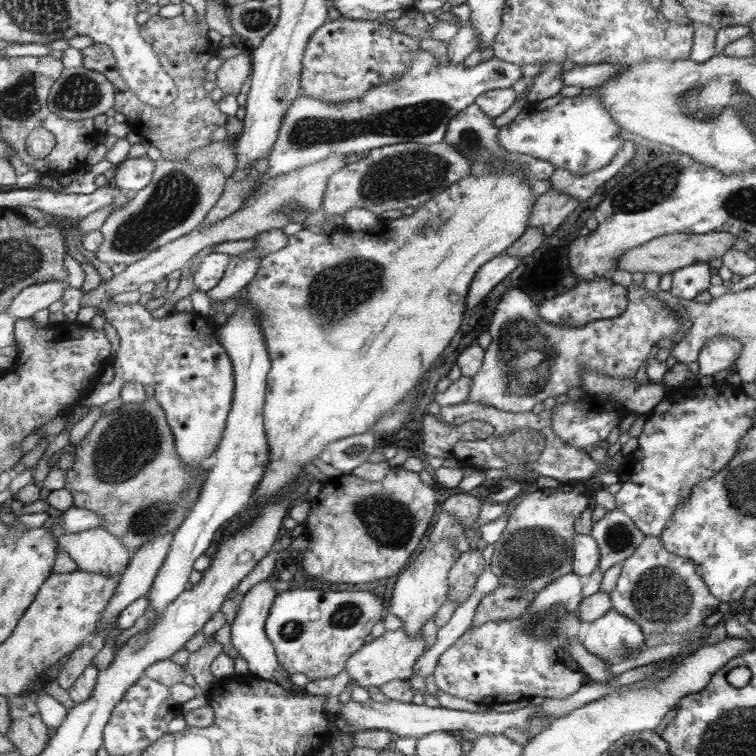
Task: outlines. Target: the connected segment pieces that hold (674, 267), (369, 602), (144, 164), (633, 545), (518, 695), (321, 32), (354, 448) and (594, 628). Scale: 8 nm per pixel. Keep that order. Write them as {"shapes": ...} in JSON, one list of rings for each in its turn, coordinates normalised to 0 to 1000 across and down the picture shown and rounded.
{"shapes":[[[[939,307],[934,311],[918,311],[906,308],[894,308],[892,311],[873,312],[869,316],[860,317],[858,321],[848,327],[839,327],[819,341],[816,356],[828,357],[828,360],[857,360],[888,361],[911,353],[918,348],[937,348],[944,340],[955,341],[966,327],[971,327],[971,313],[966,307]]],[[[410,778],[380,779],[362,791],[349,833],[365,858],[368,877],[378,888],[384,892],[399,889],[410,901],[425,898],[438,901],[444,892],[450,892],[455,886],[458,873],[478,860],[492,828],[500,820],[505,820],[505,815],[508,815],[508,799],[492,783],[439,783],[439,780],[429,783],[429,780]]],[[[196,206],[169,209],[153,220],[147,242],[167,253],[188,251],[202,237],[206,220],[208,214]]],[[[823,675],[804,676],[799,685],[786,690],[780,709],[794,725],[794,745],[790,755],[800,758],[817,743],[836,735],[853,706]]],[[[754,757],[747,762],[743,762],[741,766],[733,767],[731,771],[725,772],[718,780],[714,780],[706,794],[698,802],[698,807],[683,817],[683,820],[656,820],[653,823],[642,823],[640,825],[632,829],[622,829],[587,865],[582,866],[577,884],[573,889],[573,896],[579,909],[579,913],[590,915],[590,918],[598,918],[606,923],[614,923],[614,926],[622,926],[622,929],[630,929],[630,931],[657,931],[660,929],[683,929],[693,925],[701,926],[706,921],[717,921],[717,923],[729,923],[729,925],[746,925],[754,919],[762,917],[762,914],[769,913],[770,907],[774,907],[775,901],[775,889],[769,884],[769,880],[765,878],[758,870],[758,865],[753,862],[754,845],[759,845],[759,840],[765,840],[770,820],[765,817],[765,800],[772,790],[772,766],[765,762],[763,758]]],[[[447,24],[431,29],[414,46],[402,74],[398,123],[423,135],[476,132],[513,104],[529,104],[557,69],[554,53],[526,44],[519,33]]],[[[492,570],[460,577],[458,581],[447,582],[431,591],[425,599],[425,607],[451,623],[452,627],[466,626],[471,618],[487,610],[492,595],[500,586],[497,578]]],[[[810,804],[780,824],[770,853],[806,880],[831,870],[833,861],[853,854],[853,836],[841,821]]]]}

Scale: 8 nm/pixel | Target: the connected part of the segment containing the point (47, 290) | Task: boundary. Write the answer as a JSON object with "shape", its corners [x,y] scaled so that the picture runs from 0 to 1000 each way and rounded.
{"shape":[[[63,370],[38,378],[22,389],[7,413],[21,422],[41,421],[48,413],[63,407],[69,399],[79,397],[90,378],[90,370]]]}

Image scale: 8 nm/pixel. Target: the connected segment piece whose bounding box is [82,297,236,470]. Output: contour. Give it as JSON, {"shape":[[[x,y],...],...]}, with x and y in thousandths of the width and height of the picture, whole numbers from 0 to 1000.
{"shape":[[[148,393],[135,396],[130,401],[132,414],[138,417],[142,426],[148,429],[156,439],[159,459],[148,484],[152,489],[151,501],[146,507],[126,508],[124,517],[108,530],[110,537],[135,538],[146,529],[160,524],[167,507],[183,505],[190,511],[204,512],[204,525],[218,541],[224,566],[229,571],[233,585],[234,601],[251,622],[269,619],[269,610],[284,601],[294,582],[303,545],[307,542],[308,521],[312,516],[312,492],[308,487],[307,474],[299,466],[298,458],[292,455],[291,447],[283,444],[278,434],[251,434],[249,437],[249,415],[243,413],[229,413],[214,421],[204,421],[201,414],[190,403],[157,402],[148,398]]]}

